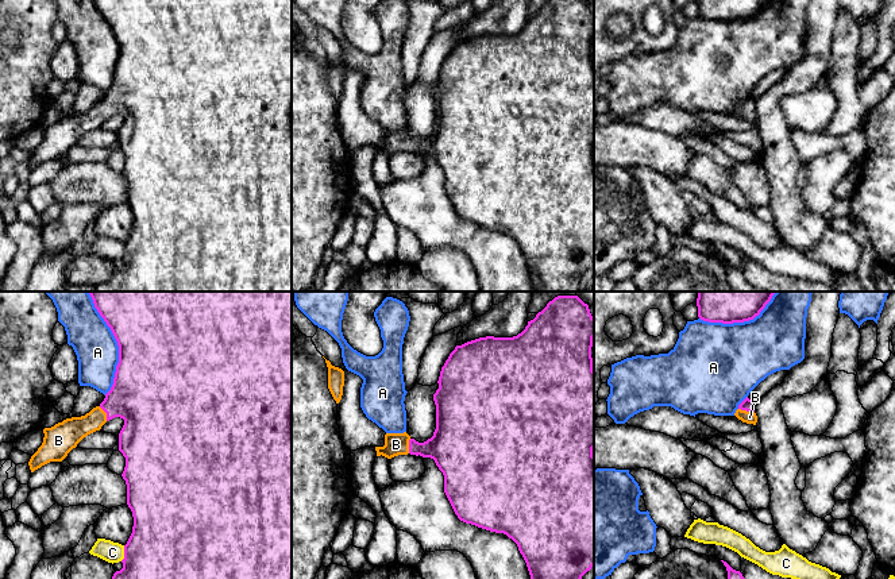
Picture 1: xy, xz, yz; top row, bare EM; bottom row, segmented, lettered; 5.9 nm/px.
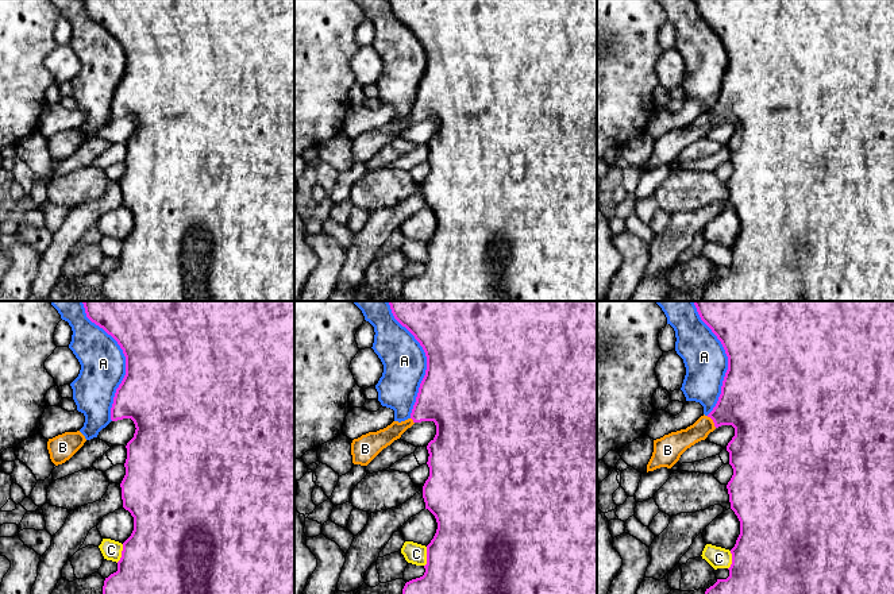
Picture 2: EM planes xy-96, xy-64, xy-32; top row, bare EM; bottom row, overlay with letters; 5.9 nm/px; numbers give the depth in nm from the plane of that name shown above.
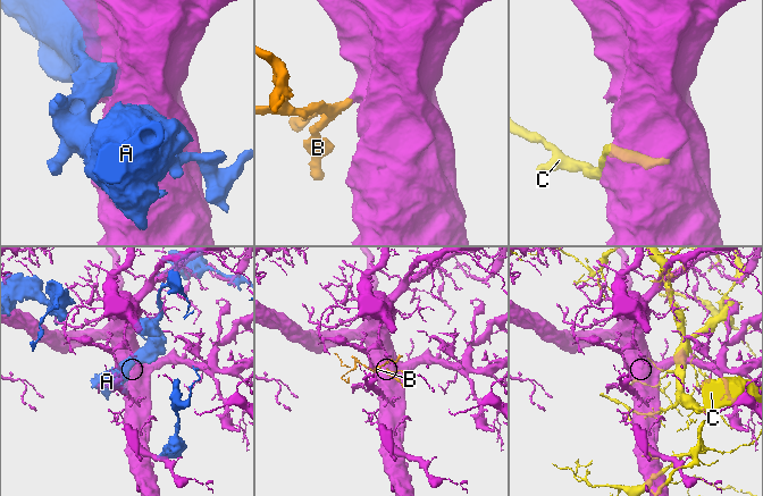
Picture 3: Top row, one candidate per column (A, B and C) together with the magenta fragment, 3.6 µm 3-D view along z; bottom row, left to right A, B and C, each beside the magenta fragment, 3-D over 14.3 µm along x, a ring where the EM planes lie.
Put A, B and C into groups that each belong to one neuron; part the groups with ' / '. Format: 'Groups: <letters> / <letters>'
Groups: A / B / C

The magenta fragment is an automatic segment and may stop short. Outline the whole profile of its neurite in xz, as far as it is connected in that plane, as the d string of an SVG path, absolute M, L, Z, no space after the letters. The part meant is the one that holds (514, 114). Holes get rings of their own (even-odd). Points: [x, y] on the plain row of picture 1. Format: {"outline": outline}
{"outline": "M548 0L528 19L525 27L513 35L486 34L462 43L450 51L439 74L439 86L433 92L436 103L436 127L424 140L412 136L406 130L386 131L385 143L375 144L377 154L391 157L398 153L431 155L444 173L444 190L458 213L466 221L504 231L512 236L522 252L535 292L578 292L582 274L594 263L594 67L591 45L594 36L594 15L585 0Z"}

